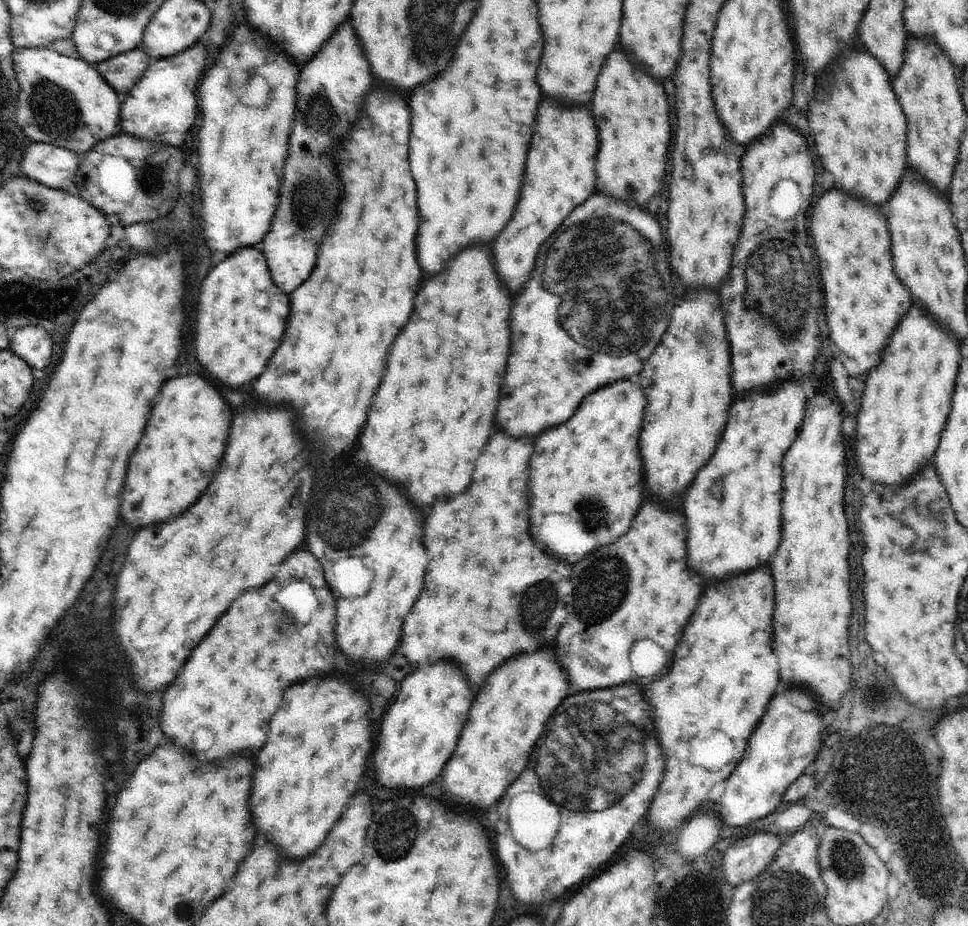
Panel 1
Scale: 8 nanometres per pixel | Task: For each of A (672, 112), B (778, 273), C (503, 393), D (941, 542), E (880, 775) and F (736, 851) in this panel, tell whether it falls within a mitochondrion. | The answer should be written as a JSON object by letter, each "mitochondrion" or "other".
{"A":"other","B":"mitochondrion","C":"other","D":"other","E":"mitochondrion","F":"other"}

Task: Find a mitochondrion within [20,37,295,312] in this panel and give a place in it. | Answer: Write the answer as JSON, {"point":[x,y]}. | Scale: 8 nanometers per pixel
{"point":[54,110]}

